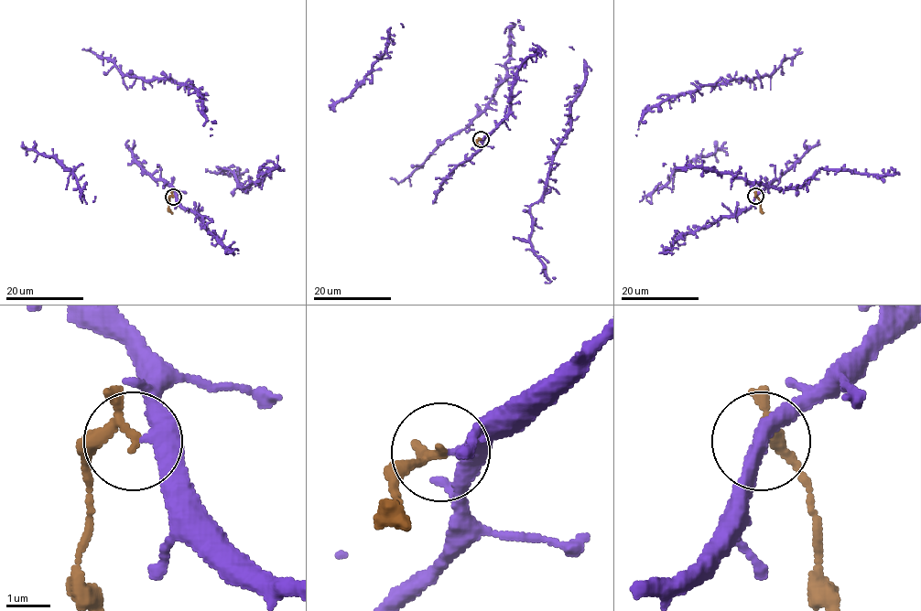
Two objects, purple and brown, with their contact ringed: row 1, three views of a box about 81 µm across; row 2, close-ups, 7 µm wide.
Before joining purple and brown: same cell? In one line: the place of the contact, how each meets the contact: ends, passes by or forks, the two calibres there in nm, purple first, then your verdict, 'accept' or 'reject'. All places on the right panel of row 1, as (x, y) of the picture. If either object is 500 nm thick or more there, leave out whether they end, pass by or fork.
at (755, 196); purple passes by; brown passes by; 380 nm thick on the purple side, 180 nm on the other; reject

